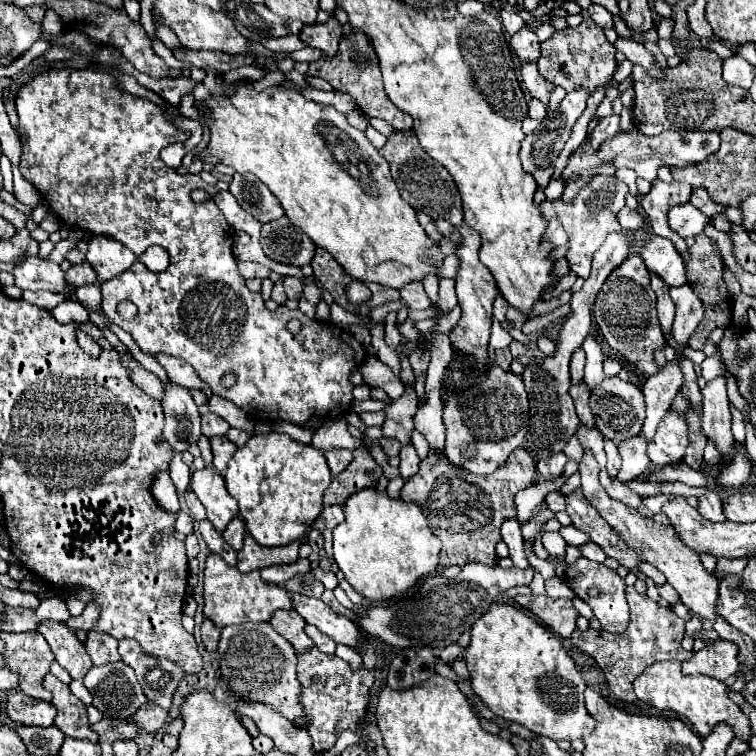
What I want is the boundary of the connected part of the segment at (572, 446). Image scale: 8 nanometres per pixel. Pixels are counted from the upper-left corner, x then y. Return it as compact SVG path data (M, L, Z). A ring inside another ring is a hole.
M572 439L572 441L566 445L564 455L566 455L568 459L574 459L576 463L580 463L580 461L582 461L582 455L584 455L584 449L582 449L582 445L580 445L576 439Z

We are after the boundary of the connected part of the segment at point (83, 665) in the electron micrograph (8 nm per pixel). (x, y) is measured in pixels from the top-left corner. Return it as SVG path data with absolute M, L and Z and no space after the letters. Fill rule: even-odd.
M50 619L40 621L38 631L46 637L56 661L70 673L70 677L84 679L92 667L92 661L84 651L84 645L76 639L76 635L64 623Z

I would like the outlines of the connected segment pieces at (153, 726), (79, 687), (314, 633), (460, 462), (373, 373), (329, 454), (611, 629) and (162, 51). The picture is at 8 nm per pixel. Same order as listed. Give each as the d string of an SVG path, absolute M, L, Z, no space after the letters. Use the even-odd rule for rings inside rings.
M144 703L134 715L132 715L132 721L140 727L144 727L148 733L156 733L160 727L164 727L166 723L166 717L168 717L168 711L154 705L154 703Z
M72 681L72 683L70 683L70 691L72 691L84 705L92 705L92 695L88 693L88 689L84 687L82 681Z
M306 625L304 631L306 631L306 635L316 643L316 647L318 647L320 651L324 651L324 653L334 653L334 651L336 651L336 643L334 643L328 635L324 635L322 631L318 631L318 627Z
M490 367L486 383L462 395L450 395L444 401L446 425L446 451L444 455L452 465L466 469L474 475L490 475L496 467L504 465L508 455L526 439L528 395L518 375L506 373L500 367Z
M368 355L366 361L364 361L362 367L360 367L360 373L362 373L366 385L384 389L390 399L398 399L398 397L404 393L404 385L402 385L402 381L400 381L400 377L394 375L394 373L390 371L390 367L384 365L378 357Z
M332 449L332 451L326 451L324 457L328 461L330 473L338 475L338 473L342 473L342 469L348 467L348 463L352 459L352 451L348 451L348 449Z
M576 559L566 569L564 579L566 579L566 585L574 591L574 595L590 605L590 609L598 617L598 621L600 621L604 631L608 631L608 633L622 633L622 631L626 631L626 623L628 623L628 603L626 603L626 597L624 597L626 583L624 583L624 579L616 571L604 567L602 563L596 563L596 561ZM590 587L596 587L600 591L598 597L590 597L588 595Z
M152 39L151 41L155 53L161 57L170 68L182 70L185 67L185 64L176 59L172 51L168 49L159 39Z

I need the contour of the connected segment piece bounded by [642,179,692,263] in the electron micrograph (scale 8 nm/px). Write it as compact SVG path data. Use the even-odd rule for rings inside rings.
M656 179L650 193L642 197L642 209L644 209L644 215L648 219L652 233L670 239L674 243L676 251L680 253L680 257L684 259L684 263L690 261L690 251L688 251L686 241L670 229L668 211L676 205L688 203L690 195L692 195L692 187L688 183L678 183L678 181L664 183L664 181Z

